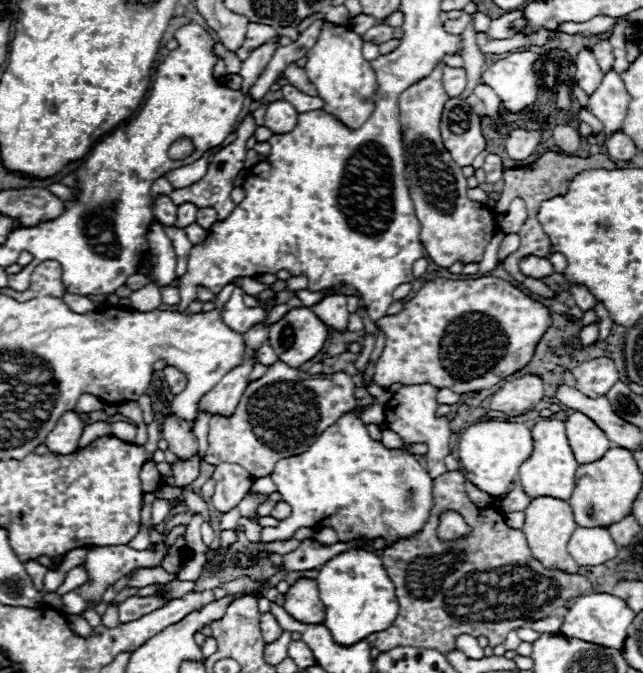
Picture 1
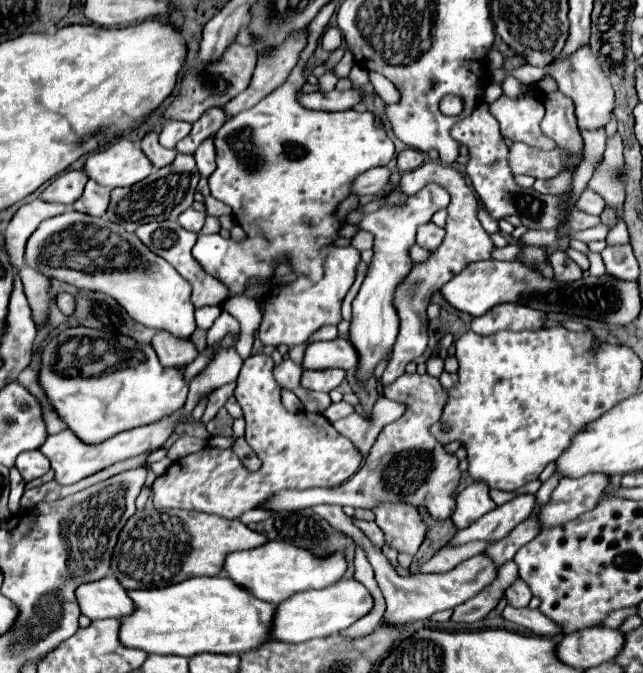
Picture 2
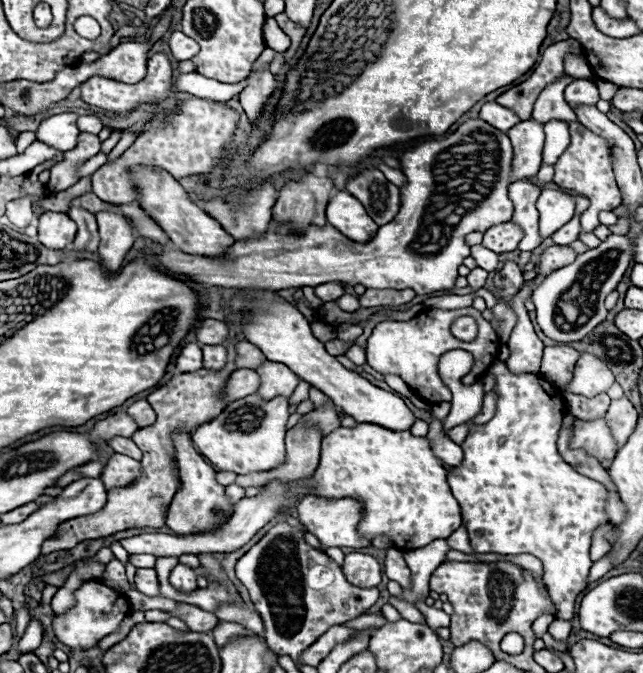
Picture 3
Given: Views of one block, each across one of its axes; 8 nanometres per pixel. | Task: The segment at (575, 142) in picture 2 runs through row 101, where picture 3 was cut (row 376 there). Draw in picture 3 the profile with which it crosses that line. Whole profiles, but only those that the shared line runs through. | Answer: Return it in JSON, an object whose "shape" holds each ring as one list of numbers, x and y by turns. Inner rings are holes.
{"shape":[[546,346,542,356,542,376,554,386,562,388,570,382,580,352,570,346]]}

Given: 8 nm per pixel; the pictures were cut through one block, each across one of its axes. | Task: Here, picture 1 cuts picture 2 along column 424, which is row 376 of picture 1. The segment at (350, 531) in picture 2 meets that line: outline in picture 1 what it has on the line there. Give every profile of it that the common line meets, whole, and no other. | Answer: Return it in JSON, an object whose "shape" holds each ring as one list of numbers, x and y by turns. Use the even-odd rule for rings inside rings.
{"shape":[[594,358,588,362,580,362,576,368,572,368,572,374,576,378,576,388,590,398,604,396,620,378,610,358]]}

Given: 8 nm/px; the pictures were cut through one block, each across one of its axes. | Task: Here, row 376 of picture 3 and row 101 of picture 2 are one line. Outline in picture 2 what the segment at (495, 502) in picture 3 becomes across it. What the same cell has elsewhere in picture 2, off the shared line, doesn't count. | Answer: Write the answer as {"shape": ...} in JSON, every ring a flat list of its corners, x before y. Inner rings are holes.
{"shape":[[526,92,518,98,500,96,490,104,490,112,498,120,502,136,510,138,512,142,524,142,528,146,546,150,556,148,556,144,540,130,540,122,544,118,544,100,540,94]]}

